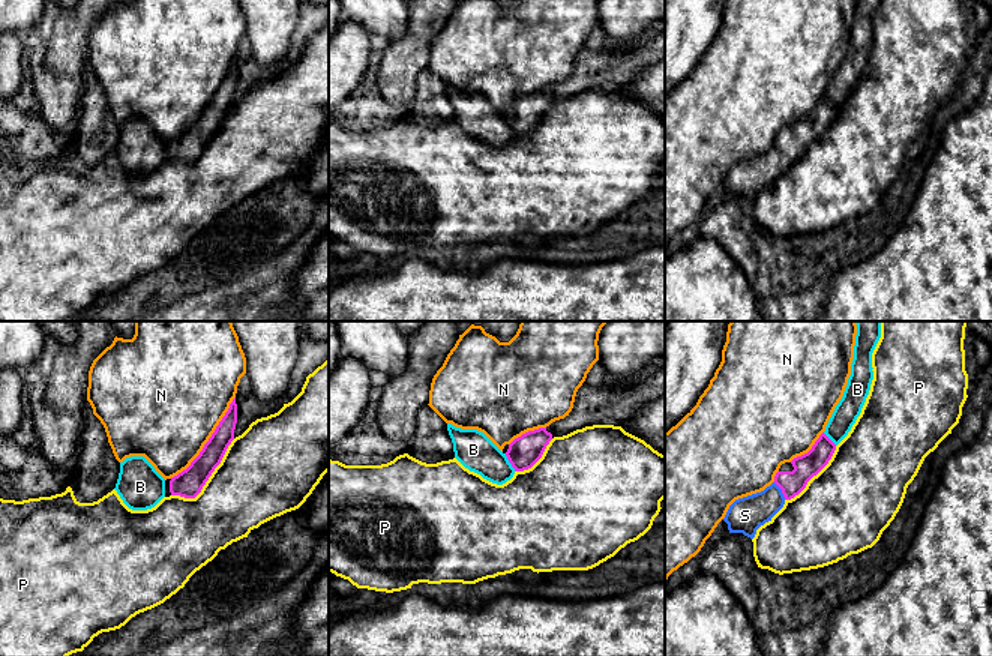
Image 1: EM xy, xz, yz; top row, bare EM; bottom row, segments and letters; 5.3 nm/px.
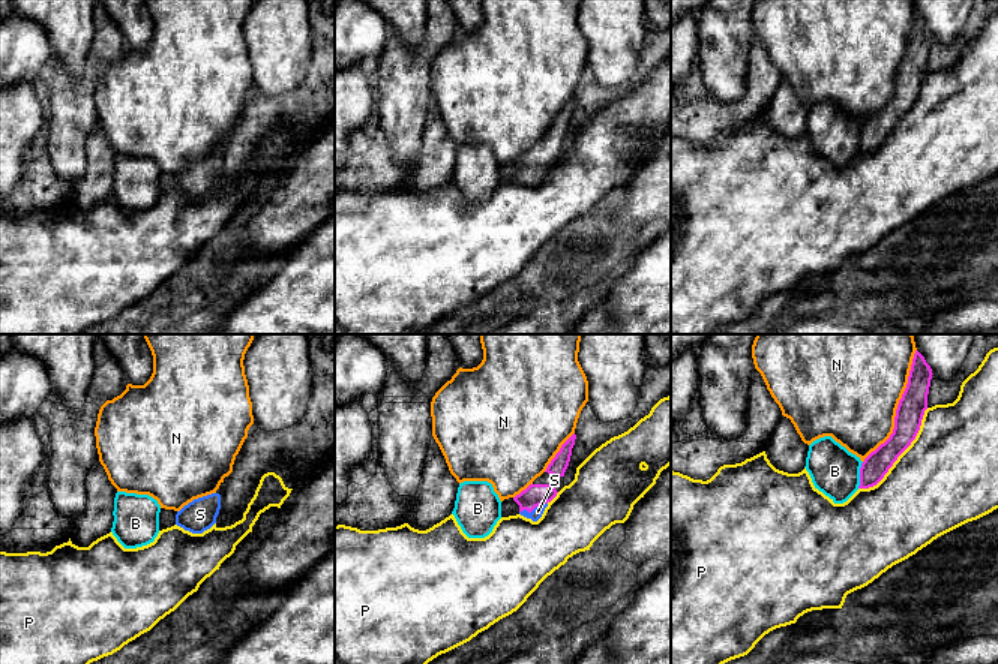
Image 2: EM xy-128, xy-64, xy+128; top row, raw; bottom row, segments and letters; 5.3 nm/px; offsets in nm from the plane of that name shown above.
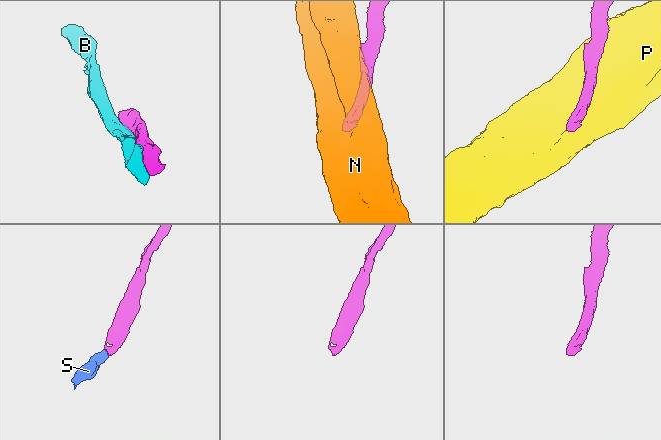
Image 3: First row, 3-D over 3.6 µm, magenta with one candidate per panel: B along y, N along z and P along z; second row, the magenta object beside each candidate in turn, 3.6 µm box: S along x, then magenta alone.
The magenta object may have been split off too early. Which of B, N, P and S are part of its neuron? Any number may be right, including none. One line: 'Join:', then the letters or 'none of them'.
Join: S

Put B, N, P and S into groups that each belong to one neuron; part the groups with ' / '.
B / N / P / S

